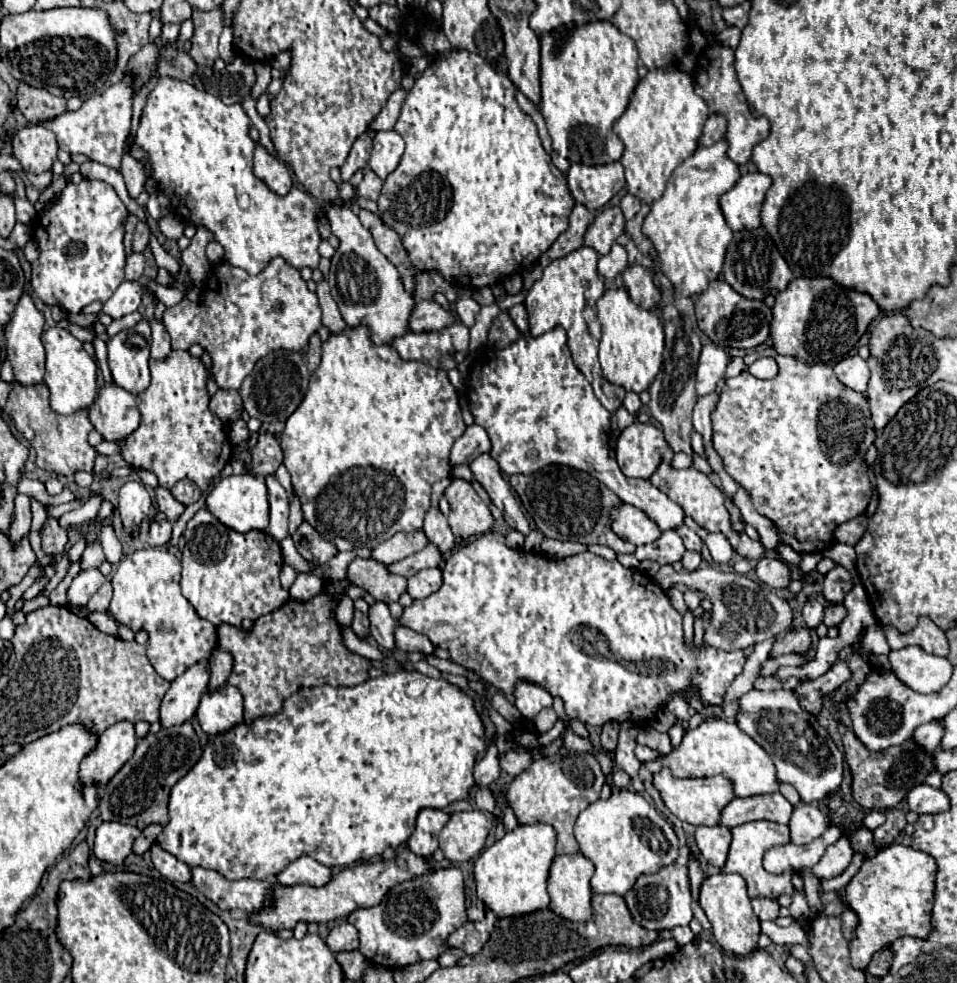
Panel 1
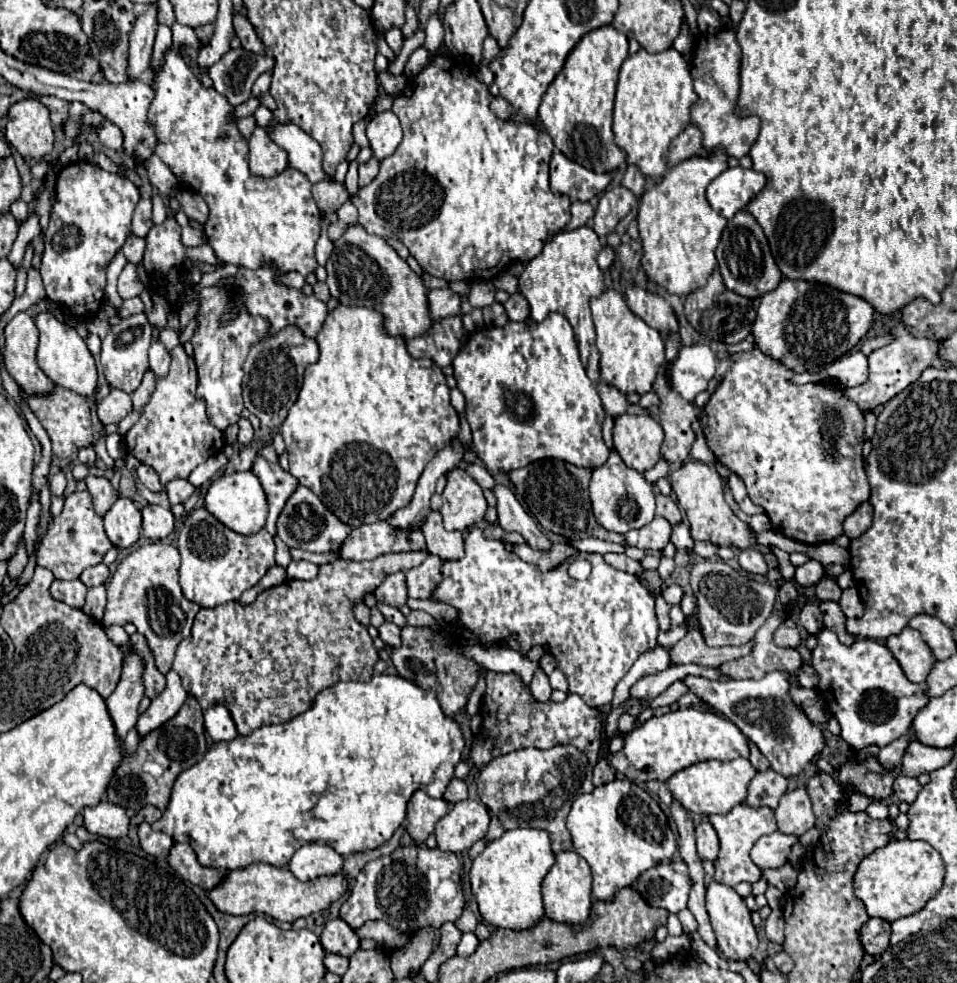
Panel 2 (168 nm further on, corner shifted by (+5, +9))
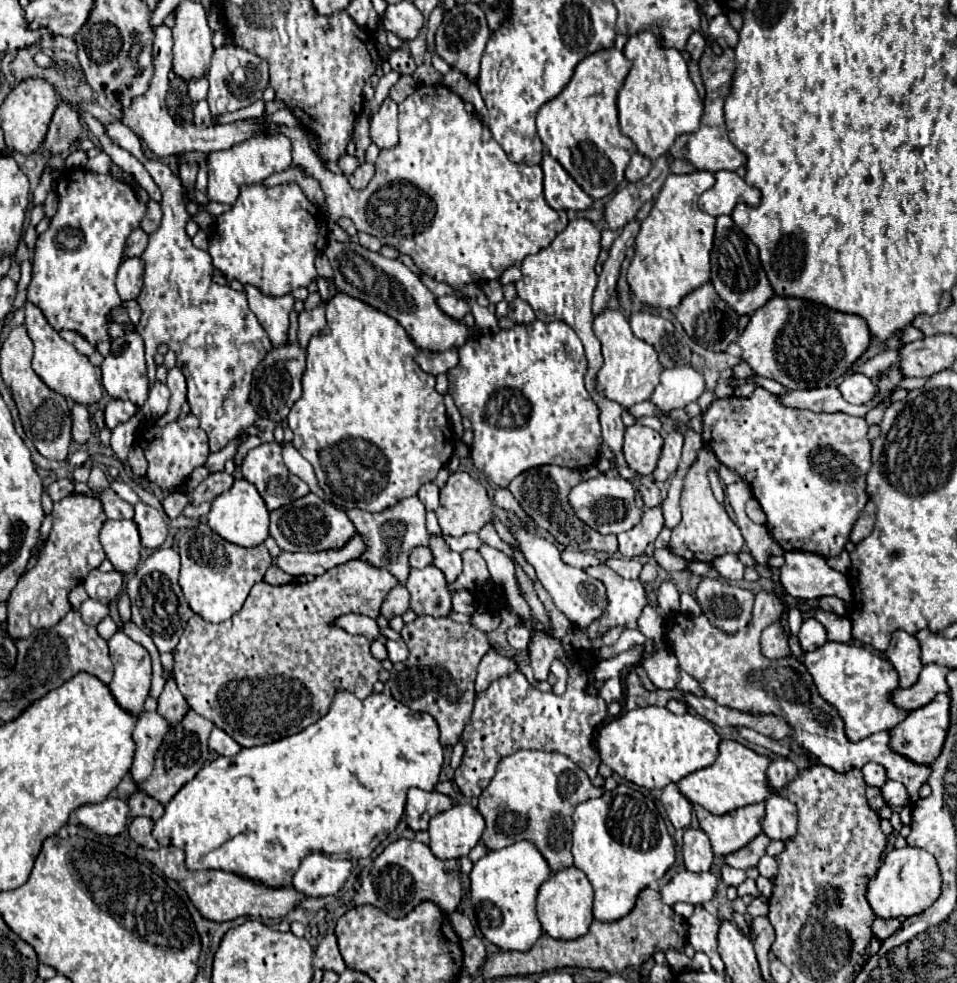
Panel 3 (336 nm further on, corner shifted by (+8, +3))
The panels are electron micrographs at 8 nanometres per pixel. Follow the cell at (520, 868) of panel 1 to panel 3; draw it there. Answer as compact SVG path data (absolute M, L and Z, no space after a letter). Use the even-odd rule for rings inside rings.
M521 840L521 842L515 842L501 850L491 850L487 856L483 856L481 860L475 862L475 866L471 870L471 904L475 906L479 930L491 944L495 944L501 950L529 950L537 942L537 938L543 934L543 930L537 920L535 898L537 898L539 886L549 876L551 876L549 864L531 840Z

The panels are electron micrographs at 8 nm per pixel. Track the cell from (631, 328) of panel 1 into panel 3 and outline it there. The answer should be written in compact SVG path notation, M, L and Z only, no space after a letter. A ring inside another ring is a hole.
M603 310L603 314L597 314L593 318L593 332L599 338L603 346L603 366L597 372L597 388L599 392L609 398L619 402L621 406L633 406L637 402L649 400L655 386L659 384L659 374L663 366L657 360L657 352L651 344L639 340L623 316L621 310Z

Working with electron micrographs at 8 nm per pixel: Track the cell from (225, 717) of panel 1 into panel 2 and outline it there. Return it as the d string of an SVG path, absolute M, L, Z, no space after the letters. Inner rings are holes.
M216 704L214 708L208 708L204 712L204 724L206 724L206 732L214 742L228 742L238 736L236 724L230 712L226 710L226 706L222 704Z

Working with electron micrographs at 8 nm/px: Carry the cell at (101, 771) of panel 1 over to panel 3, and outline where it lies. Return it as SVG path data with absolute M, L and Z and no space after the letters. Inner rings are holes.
M117 630L107 644L109 644L109 654L111 654L111 660L113 660L113 666L115 666L115 676L109 684L109 690L111 690L113 698L117 700L117 704L125 712L137 716L137 714L143 712L143 702L149 696L149 686L151 686L151 658L149 658L149 652L141 644L133 642L121 630Z

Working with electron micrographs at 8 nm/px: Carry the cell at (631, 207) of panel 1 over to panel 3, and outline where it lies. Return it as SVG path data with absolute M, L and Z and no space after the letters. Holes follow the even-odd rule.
M633 154L631 156L631 162L625 170L625 180L627 182L637 182L641 178L645 178L649 174L649 168L651 168L651 160L641 156L641 154Z

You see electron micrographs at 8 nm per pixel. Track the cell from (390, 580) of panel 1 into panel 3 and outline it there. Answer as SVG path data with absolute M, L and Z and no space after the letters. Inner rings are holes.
M399 584L399 586L395 586L395 588L387 594L387 598L383 600L381 614L389 620L389 618L393 618L393 616L405 614L407 610L409 610L409 590L407 590L403 584Z

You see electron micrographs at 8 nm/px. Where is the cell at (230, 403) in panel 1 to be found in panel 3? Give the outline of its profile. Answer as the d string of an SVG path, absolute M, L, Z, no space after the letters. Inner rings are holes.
M147 160L145 168L163 194L163 220L159 230L149 236L147 250L141 256L145 284L137 298L141 306L137 332L145 340L147 376L152 386L157 369L153 356L157 346L165 342L175 352L177 366L187 378L191 414L199 418L203 430L209 434L211 452L217 452L257 420L257 414L249 404L251 378L257 364L273 346L265 328L249 310L245 292L215 284L211 280L213 266L209 252L195 248L185 234L189 214L183 208L183 186L179 176L159 160Z

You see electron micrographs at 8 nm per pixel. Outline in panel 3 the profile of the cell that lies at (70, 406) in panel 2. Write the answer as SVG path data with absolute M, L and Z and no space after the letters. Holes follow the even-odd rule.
M73 404L71 406L71 436L73 442L77 444L85 444L91 436L91 418L89 418L89 410L81 404Z

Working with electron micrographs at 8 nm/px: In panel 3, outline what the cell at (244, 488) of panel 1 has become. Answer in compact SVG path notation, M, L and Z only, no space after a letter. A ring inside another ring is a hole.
M237 478L227 492L219 494L211 502L207 522L221 538L237 546L247 546L247 548L257 546L269 536L269 510L265 508L265 502L259 496L257 488L251 482L247 482L245 478Z

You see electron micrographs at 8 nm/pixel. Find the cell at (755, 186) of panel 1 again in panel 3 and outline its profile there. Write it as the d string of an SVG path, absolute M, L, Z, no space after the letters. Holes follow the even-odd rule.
M719 170L715 172L715 186L709 188L707 192L701 194L699 198L699 208L711 216L731 216L733 208L739 202L747 202L751 206L759 204L761 192L755 186L749 186L741 176L737 176L737 172L727 172L727 170Z

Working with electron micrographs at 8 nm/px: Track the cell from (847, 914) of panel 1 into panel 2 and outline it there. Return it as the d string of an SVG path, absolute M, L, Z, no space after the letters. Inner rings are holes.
M870 918L862 926L860 936L862 936L864 950L872 956L880 956L890 944L890 922L882 918Z

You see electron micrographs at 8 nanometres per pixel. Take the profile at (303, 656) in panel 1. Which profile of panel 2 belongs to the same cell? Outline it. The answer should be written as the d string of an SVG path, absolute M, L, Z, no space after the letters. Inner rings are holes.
M402 552L382 554L364 562L334 560L322 564L314 580L286 580L280 586L260 592L248 606L226 602L218 608L200 608L190 636L178 644L172 668L178 672L184 690L198 698L198 704L204 710L212 708L214 702L222 702L232 714L240 736L248 736L266 724L288 722L310 710L314 698L324 688L330 688L340 680L368 682L372 678L374 664L380 658L366 626L354 620L354 606L360 604L366 594L374 592L386 576L408 572L422 564L426 556L428 552Z

